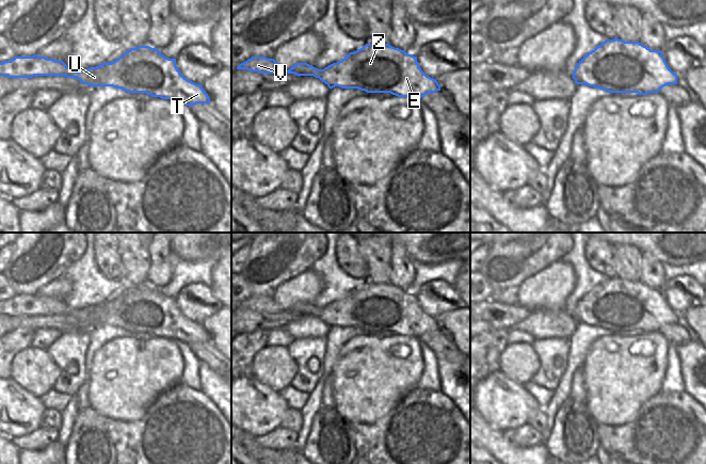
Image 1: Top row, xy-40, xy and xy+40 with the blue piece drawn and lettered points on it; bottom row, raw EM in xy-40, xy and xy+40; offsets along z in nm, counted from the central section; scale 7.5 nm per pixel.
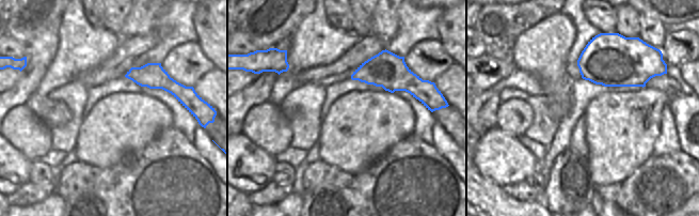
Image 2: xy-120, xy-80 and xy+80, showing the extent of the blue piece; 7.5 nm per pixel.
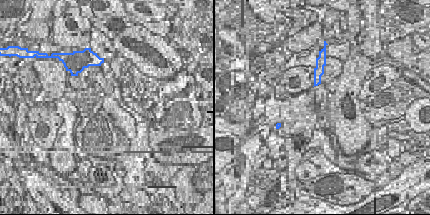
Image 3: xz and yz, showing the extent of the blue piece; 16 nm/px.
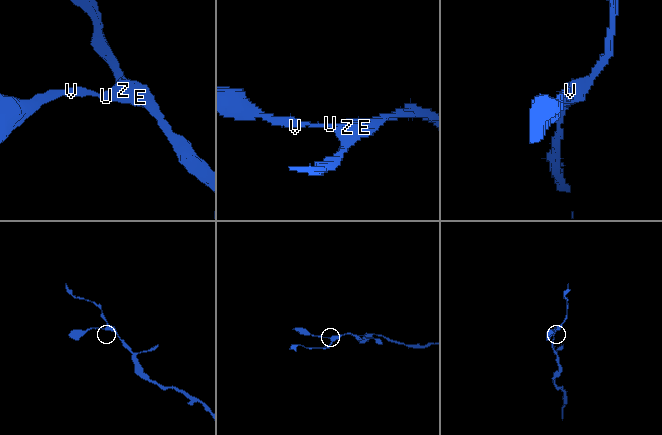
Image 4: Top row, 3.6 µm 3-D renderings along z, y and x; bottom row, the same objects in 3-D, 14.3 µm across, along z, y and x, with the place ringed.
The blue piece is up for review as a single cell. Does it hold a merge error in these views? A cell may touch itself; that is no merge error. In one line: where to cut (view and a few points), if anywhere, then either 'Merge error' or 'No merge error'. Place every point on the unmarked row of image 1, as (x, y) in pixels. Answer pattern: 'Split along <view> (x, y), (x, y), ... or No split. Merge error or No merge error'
No split. No merge error.

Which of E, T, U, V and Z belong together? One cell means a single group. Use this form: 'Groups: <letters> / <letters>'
Groups: E T U V Z

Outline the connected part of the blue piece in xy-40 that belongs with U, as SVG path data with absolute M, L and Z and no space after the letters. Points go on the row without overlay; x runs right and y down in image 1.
M139 285L111 302L74 310L63 300L34 293L15 295L0 302L0 315L32 317L65 315L77 317L90 325L113 325L128 332L145 332L153 336L179 340L186 345L209 342L202 323L188 319L177 307L176 298L164 295L158 288Z

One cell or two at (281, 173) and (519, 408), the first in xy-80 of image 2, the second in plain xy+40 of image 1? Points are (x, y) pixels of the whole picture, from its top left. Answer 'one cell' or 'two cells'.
two cells

